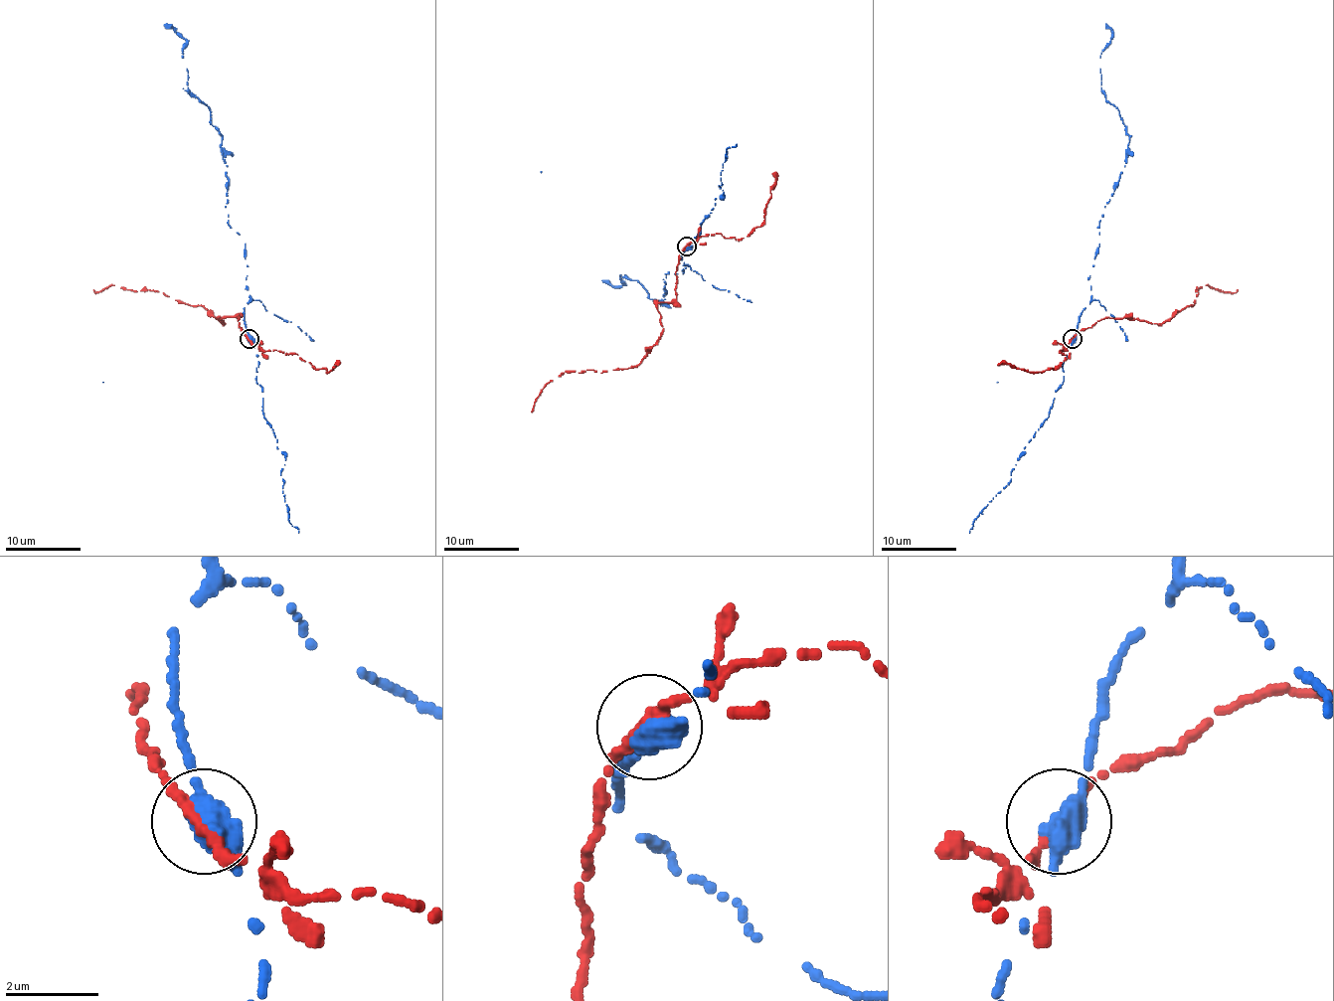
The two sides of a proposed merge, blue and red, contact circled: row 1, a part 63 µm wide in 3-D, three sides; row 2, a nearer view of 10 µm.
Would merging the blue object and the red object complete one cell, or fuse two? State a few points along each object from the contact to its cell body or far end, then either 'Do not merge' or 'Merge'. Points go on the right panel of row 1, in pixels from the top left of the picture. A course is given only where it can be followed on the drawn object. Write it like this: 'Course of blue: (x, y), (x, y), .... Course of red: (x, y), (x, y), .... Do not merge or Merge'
Course of blue: (1073, 338), (1091, 300), (1098, 222), (1127, 163), (1129, 135), (1100, 87), (1100, 52), (1112, 32), (1106, 24). Course of red: (1073, 338), (1106, 317), (1165, 323), (1195, 304), (1199, 293), (1195, 291), (1208, 285), (1233, 293), (1238, 289). Do not merge

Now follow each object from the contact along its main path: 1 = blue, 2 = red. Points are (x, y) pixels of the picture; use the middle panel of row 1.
1: (687, 247), (681, 254), (687, 265), (683, 273), (666, 273), (659, 303), (625, 275), (623, 284), (602, 280)
2: (685, 247), (676, 297), (657, 305), (661, 339), (646, 356), (627, 369), (565, 371), (548, 383), (531, 413)

